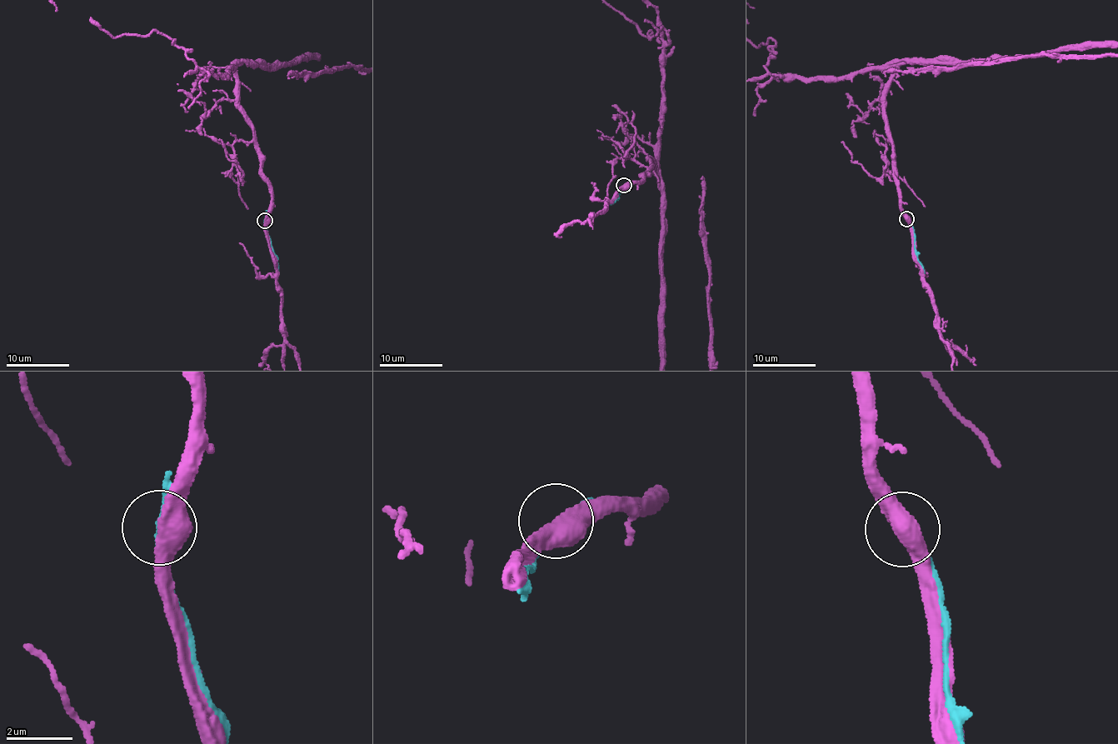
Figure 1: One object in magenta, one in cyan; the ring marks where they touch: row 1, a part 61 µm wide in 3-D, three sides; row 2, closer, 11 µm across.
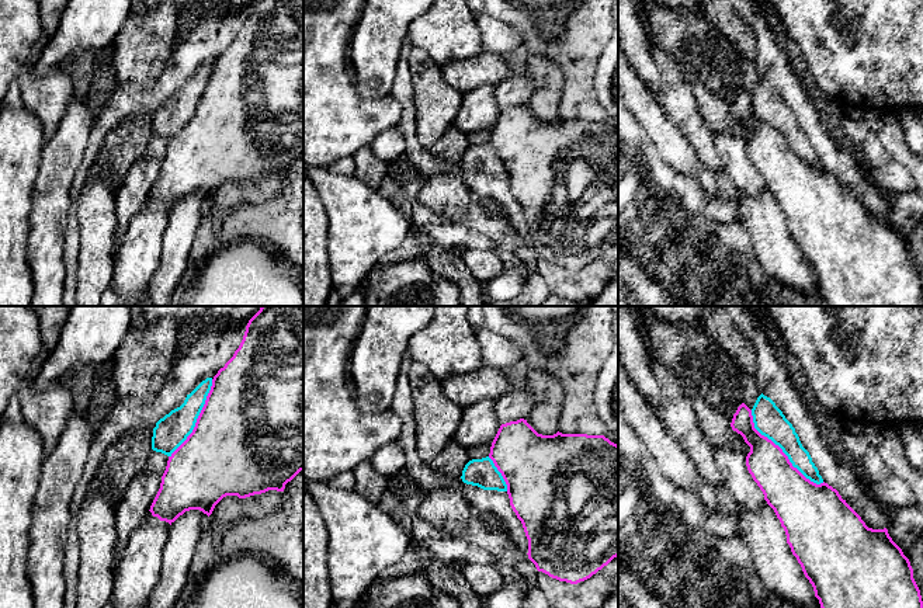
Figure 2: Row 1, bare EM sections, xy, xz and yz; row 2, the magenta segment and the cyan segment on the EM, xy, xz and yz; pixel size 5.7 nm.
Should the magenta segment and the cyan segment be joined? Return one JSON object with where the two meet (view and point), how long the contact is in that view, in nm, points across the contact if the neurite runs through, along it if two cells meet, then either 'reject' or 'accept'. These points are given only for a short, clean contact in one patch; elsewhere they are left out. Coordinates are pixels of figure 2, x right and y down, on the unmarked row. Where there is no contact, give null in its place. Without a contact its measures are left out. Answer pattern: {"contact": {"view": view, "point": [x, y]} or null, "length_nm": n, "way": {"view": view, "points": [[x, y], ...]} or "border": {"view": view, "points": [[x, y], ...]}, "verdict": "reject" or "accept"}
{"contact": {"view": "yz", "point": [781, 136]}, "length_nm": 600, "verdict": "reject"}

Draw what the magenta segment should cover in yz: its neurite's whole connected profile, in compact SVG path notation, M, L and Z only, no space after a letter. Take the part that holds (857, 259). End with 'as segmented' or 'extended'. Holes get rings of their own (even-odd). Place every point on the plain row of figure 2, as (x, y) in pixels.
M745 88L733 100L731 112L750 132L747 156L780 205L826 306L923 306L913 254L888 215L868 213L836 174L806 164L778 131L754 114L752 95Z; as segmented

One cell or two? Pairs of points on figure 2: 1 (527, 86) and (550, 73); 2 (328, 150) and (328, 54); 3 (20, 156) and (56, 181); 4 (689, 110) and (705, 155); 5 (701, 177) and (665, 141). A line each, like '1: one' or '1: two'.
1: two
2: one
3: two
4: one
5: one

